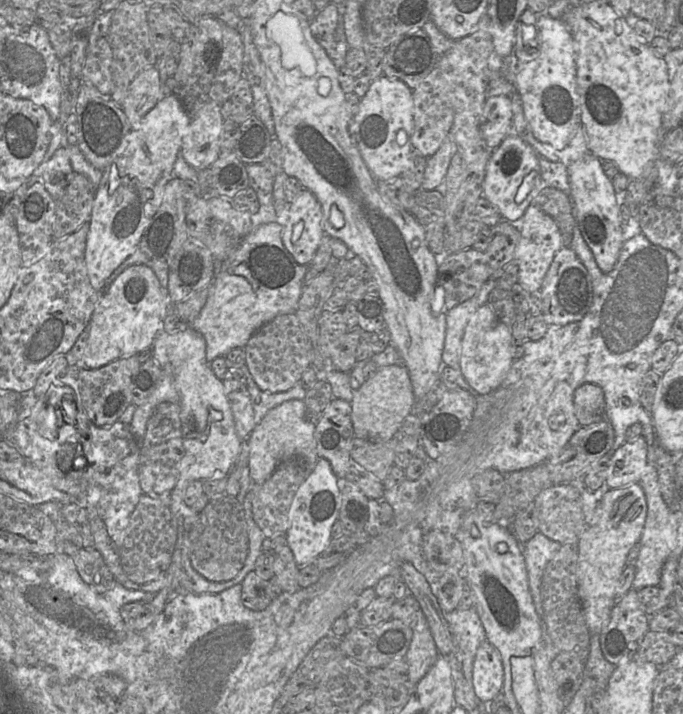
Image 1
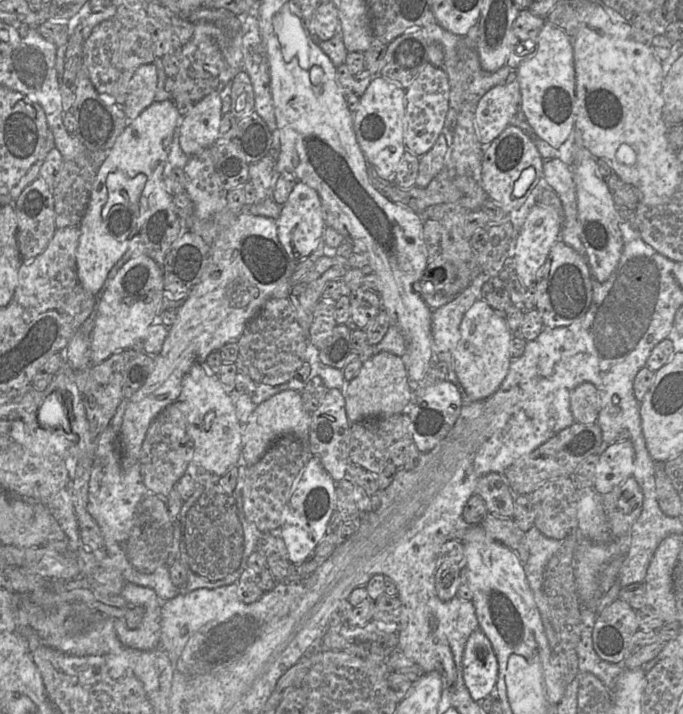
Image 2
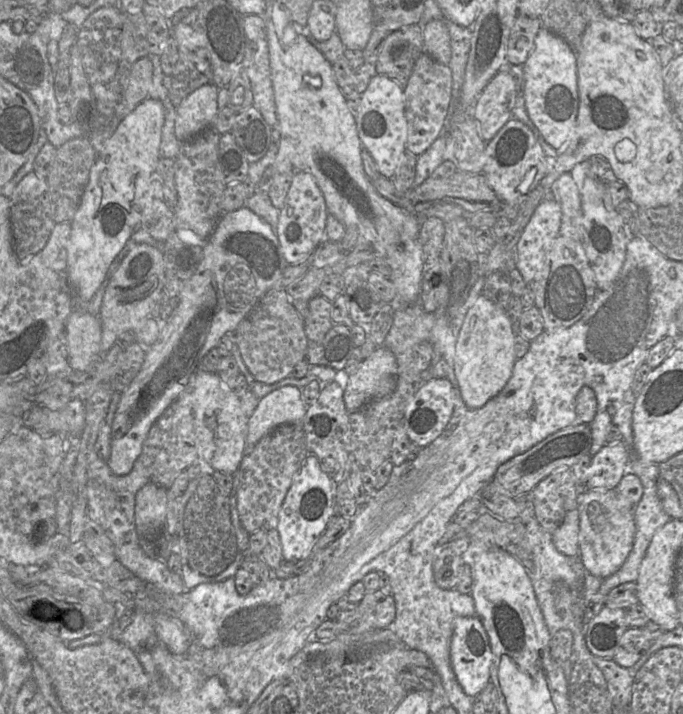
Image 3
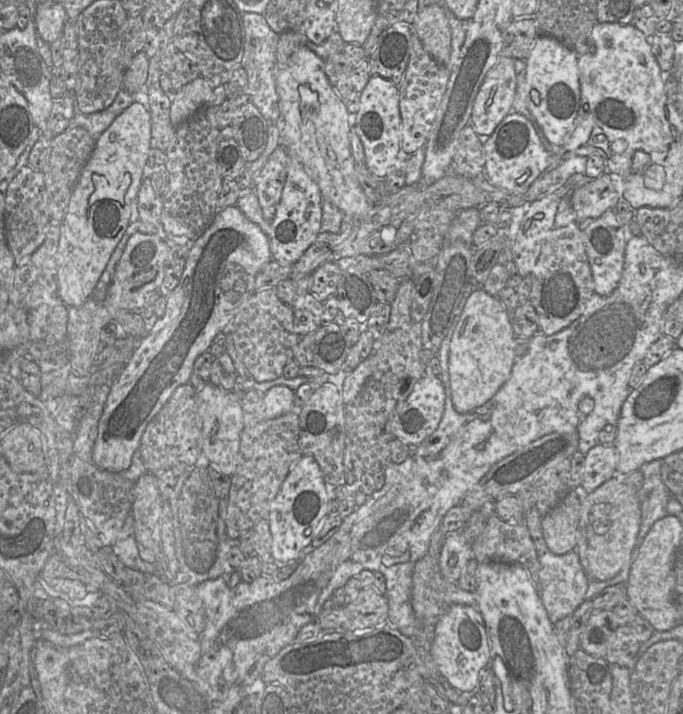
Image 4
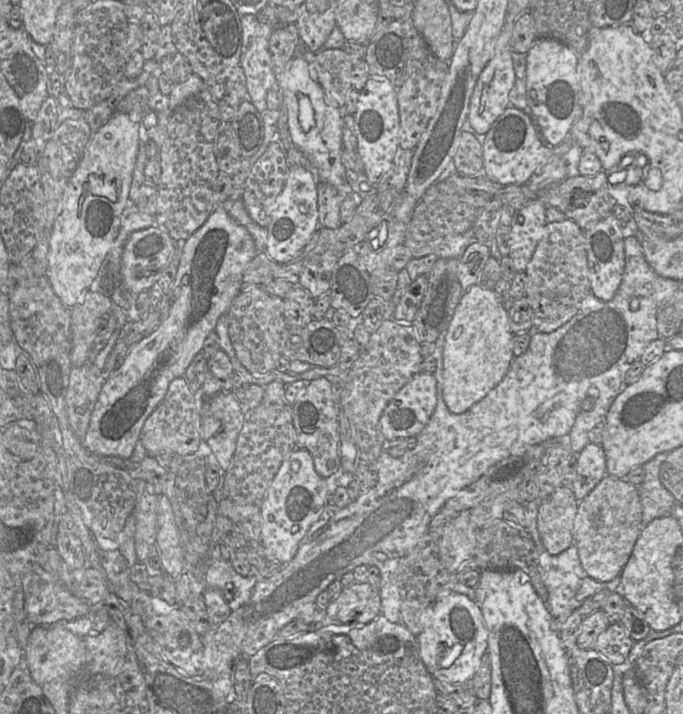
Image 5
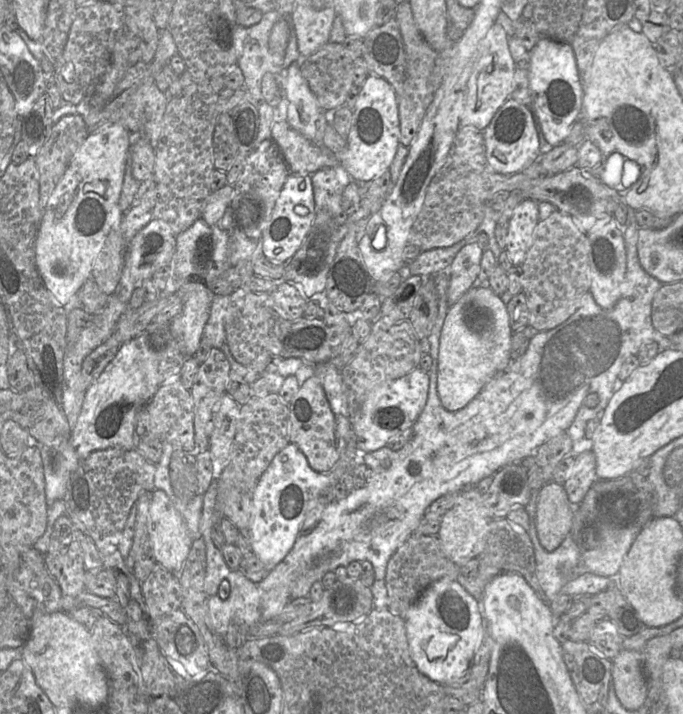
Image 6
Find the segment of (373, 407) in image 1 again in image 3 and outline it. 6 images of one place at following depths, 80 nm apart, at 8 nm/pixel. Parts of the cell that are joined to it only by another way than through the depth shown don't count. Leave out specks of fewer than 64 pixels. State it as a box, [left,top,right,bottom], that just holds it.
[343,346,397,412]

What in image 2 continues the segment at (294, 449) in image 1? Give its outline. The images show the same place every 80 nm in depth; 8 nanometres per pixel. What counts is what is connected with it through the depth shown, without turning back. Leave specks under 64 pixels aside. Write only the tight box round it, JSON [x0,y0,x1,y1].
[242,390,309,466]

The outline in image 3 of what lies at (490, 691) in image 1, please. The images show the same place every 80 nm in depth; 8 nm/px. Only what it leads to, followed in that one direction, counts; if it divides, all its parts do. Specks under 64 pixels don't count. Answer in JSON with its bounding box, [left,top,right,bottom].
[450,615,492,698]

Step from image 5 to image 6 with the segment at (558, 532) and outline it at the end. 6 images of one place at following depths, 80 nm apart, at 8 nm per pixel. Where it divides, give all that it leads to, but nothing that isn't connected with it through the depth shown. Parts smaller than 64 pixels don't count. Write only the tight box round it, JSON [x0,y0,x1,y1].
[536,482,574,552]

